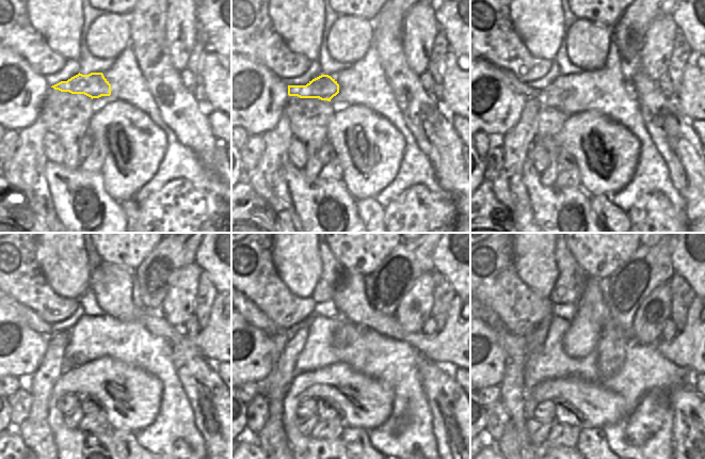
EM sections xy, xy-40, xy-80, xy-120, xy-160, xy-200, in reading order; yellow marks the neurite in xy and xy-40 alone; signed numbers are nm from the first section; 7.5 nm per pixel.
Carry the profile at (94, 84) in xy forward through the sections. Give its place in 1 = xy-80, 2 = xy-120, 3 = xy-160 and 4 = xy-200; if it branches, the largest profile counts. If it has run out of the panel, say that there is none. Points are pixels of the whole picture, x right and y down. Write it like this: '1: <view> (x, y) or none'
1: xy-80 (550, 96)
2: xy-120 (25, 315)
3: xy-160 (253, 315)
4: xy-200 (492, 320)

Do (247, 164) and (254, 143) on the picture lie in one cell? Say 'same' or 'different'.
same

